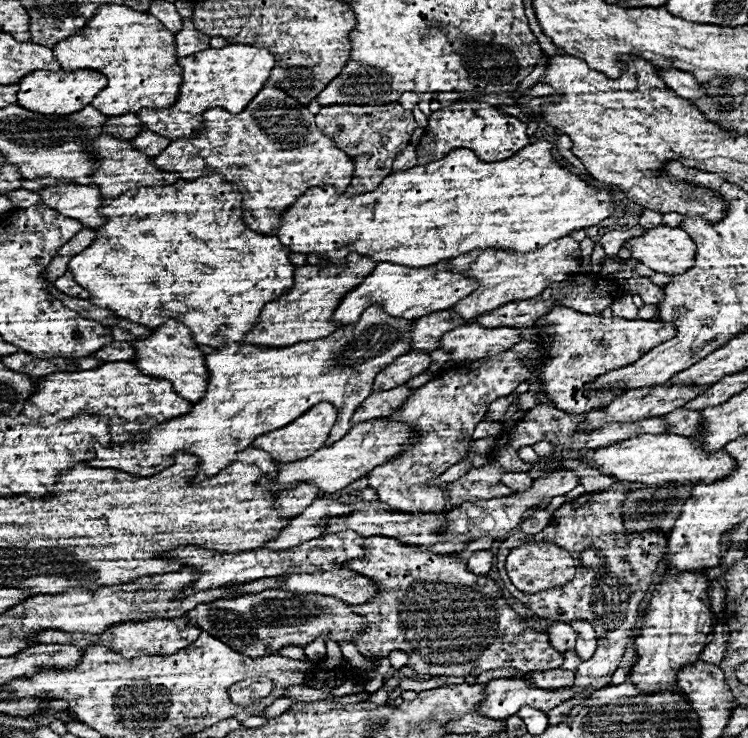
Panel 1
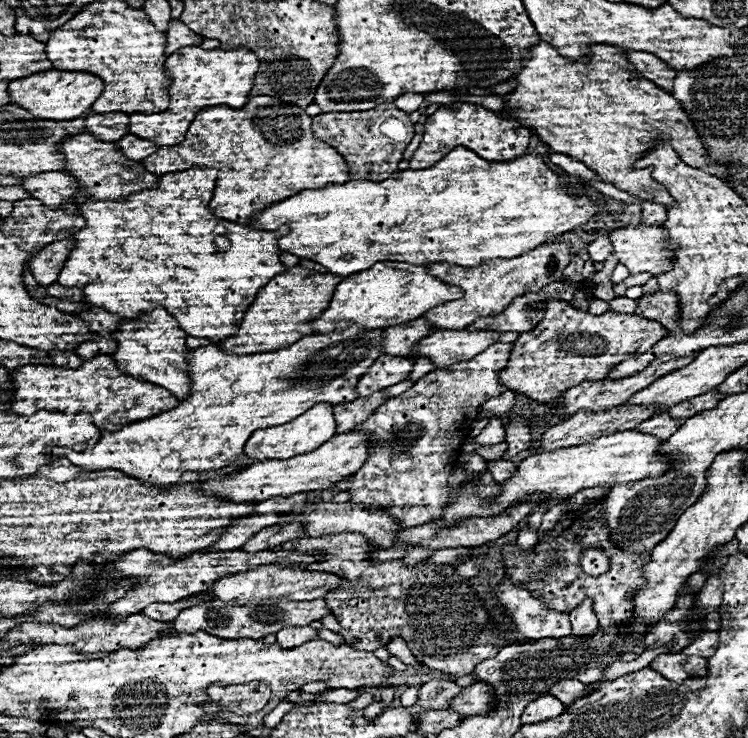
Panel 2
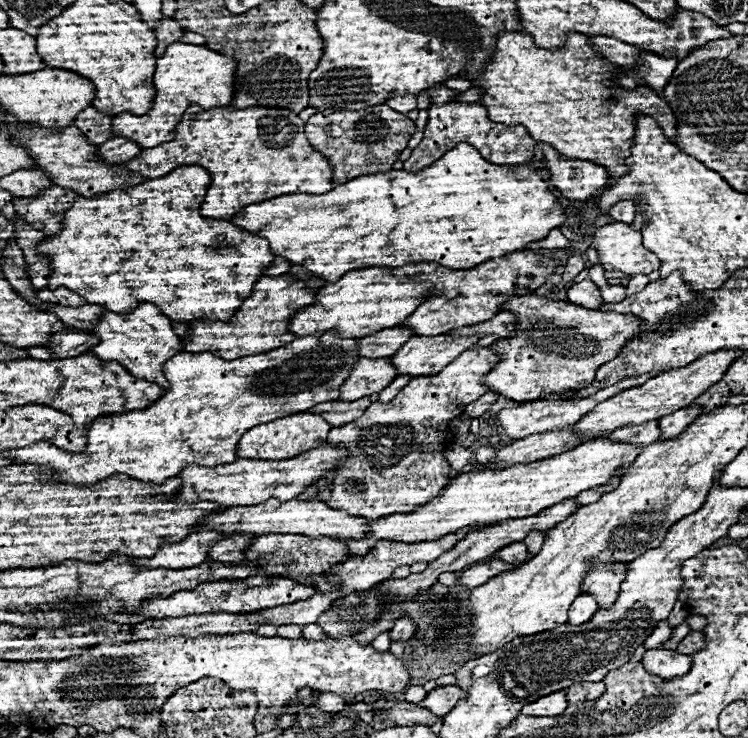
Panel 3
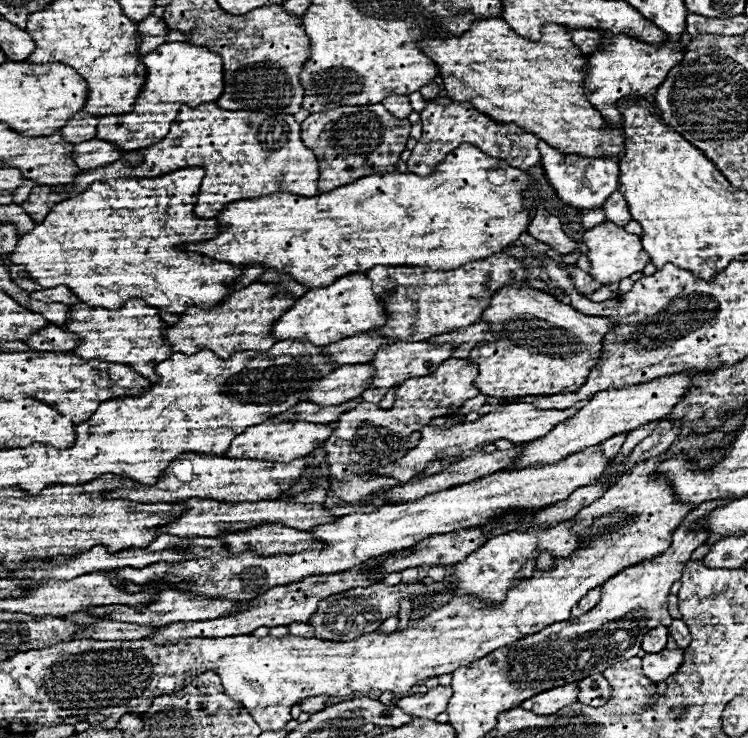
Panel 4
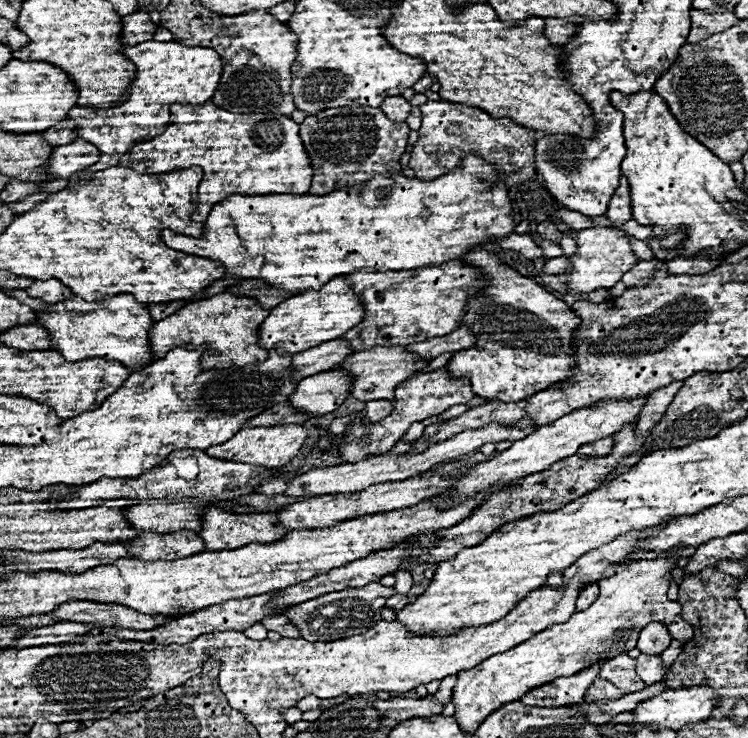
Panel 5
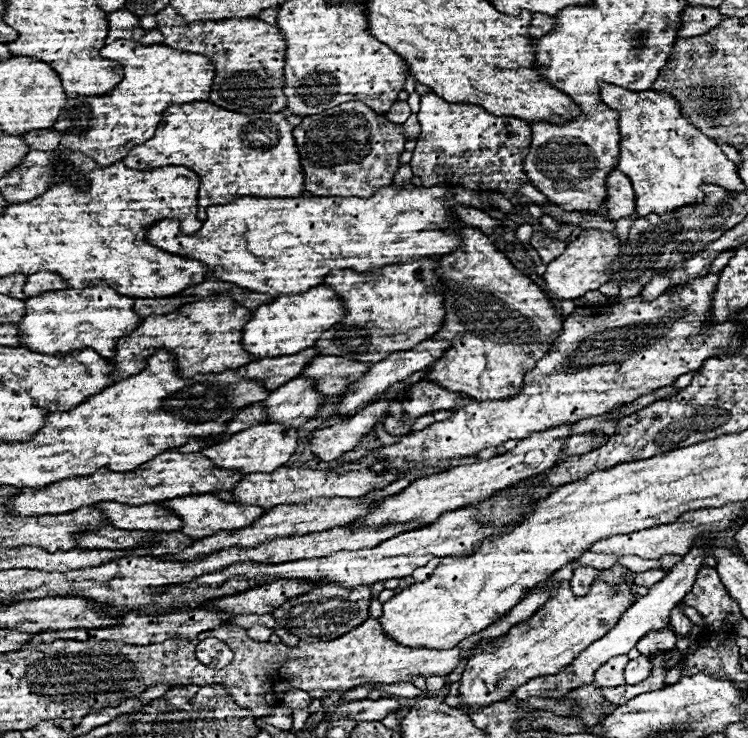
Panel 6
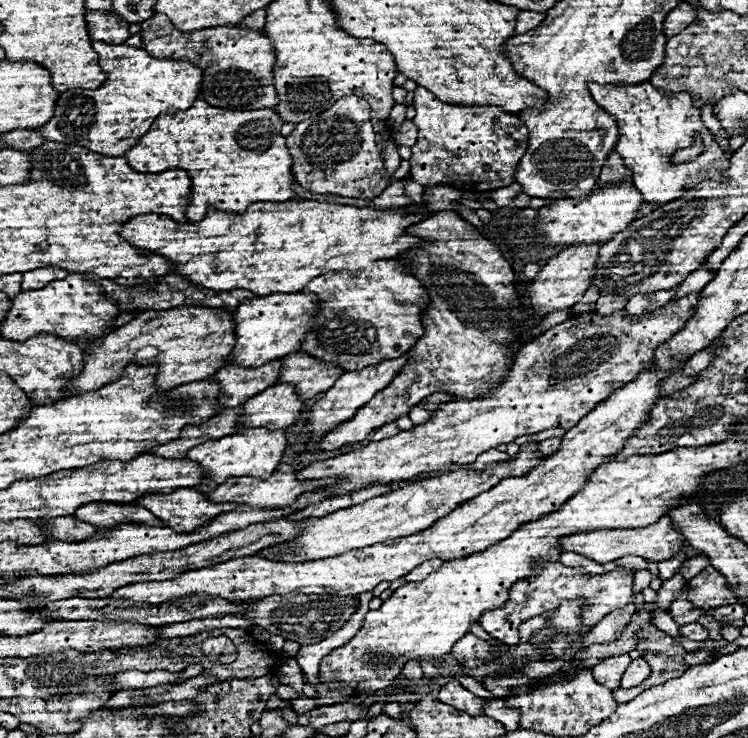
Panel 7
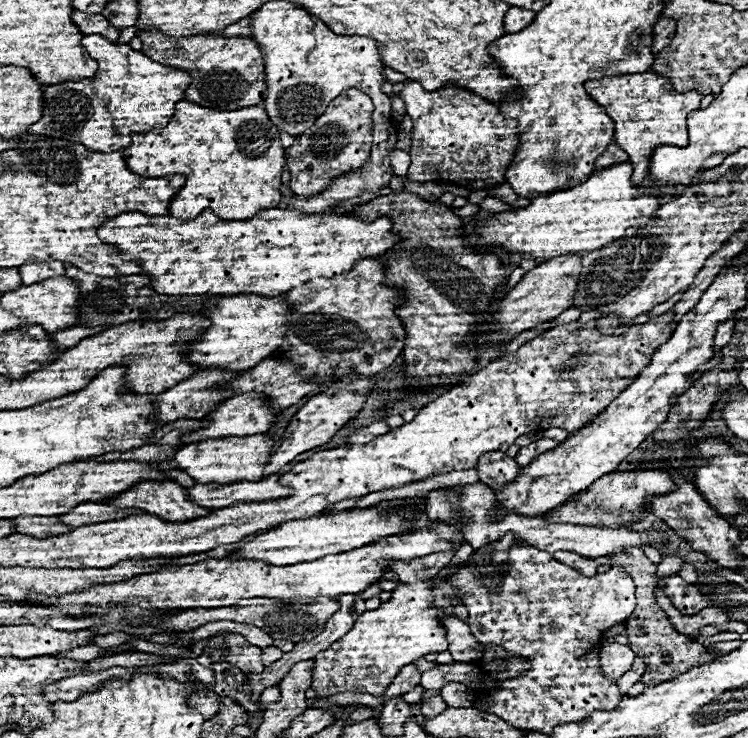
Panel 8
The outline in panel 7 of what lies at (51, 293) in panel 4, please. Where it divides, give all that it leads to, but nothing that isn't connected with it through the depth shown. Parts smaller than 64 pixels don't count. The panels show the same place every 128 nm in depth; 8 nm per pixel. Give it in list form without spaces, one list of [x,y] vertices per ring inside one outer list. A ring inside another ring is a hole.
[[[44,266],[40,270],[32,270],[32,272],[24,272],[24,280],[22,280],[22,290],[36,290],[36,286],[46,286],[48,282],[52,282],[52,278],[66,278],[68,272],[56,266]]]

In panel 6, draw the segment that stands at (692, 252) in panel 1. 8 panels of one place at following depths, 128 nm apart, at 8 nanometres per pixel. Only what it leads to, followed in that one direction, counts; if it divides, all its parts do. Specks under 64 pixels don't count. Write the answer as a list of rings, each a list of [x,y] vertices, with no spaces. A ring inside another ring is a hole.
[[[584,230],[574,242],[568,244],[566,252],[552,260],[546,268],[546,286],[558,300],[574,300],[584,296],[590,290],[598,290],[602,284],[610,282],[612,262],[620,258],[620,240],[612,232],[602,230]]]

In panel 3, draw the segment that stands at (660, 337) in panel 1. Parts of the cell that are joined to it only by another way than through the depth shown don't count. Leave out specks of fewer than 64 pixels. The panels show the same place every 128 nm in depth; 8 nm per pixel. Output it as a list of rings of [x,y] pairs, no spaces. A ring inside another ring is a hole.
[[[536,294],[530,296],[516,296],[508,300],[504,310],[510,310],[516,314],[516,336],[504,338],[494,342],[490,348],[500,356],[500,362],[484,376],[484,384],[506,398],[518,400],[518,402],[530,402],[548,398],[550,394],[560,394],[566,390],[582,390],[584,386],[590,386],[594,382],[596,370],[616,358],[620,350],[636,338],[636,334],[644,332],[644,322],[640,318],[632,318],[632,314],[616,314],[616,312],[600,312],[600,310],[586,310],[570,302],[562,300],[548,300]]]

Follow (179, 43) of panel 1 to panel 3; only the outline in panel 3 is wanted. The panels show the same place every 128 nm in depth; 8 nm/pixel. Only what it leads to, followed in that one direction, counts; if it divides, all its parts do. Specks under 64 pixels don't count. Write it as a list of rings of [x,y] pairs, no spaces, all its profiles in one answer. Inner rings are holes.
[[[164,18],[162,24],[158,28],[154,28],[154,34],[156,34],[156,40],[158,40],[158,46],[156,46],[154,54],[160,58],[170,44],[180,42],[180,38],[186,34],[186,30],[176,20]]]

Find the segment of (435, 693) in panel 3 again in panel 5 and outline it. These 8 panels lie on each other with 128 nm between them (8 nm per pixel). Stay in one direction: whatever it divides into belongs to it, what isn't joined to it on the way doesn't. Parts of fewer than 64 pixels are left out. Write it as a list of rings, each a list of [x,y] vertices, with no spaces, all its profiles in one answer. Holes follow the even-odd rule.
[[[390,698],[390,700],[374,700],[372,706],[384,714],[384,718],[392,720],[408,720],[420,718],[420,714],[440,714],[444,704],[432,698]]]

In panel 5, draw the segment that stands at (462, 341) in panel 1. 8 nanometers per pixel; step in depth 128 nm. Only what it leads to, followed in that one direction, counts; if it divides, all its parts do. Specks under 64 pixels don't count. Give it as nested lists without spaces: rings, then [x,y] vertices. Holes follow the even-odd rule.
[[[374,346],[372,350],[362,350],[350,356],[346,362],[338,366],[338,370],[348,370],[354,374],[354,386],[352,386],[352,396],[370,402],[370,400],[392,400],[394,398],[394,388],[410,378],[412,374],[424,370],[428,362],[420,362],[416,354],[408,352],[404,346]]]

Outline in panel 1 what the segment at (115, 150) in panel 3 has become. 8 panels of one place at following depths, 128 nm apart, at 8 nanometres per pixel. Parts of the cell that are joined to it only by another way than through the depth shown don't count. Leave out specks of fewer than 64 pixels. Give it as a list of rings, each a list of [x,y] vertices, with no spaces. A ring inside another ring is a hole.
[[[144,130],[142,134],[138,134],[132,144],[136,146],[136,150],[144,150],[144,154],[160,154],[160,150],[164,150],[164,146],[170,146],[170,140],[156,134],[156,132],[150,132],[150,130]]]

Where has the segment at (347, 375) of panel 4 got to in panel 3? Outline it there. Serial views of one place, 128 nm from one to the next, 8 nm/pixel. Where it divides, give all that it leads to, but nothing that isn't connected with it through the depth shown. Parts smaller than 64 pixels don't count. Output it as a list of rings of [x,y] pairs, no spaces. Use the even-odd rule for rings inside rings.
[[[360,358],[352,368],[350,378],[340,388],[340,400],[352,402],[368,394],[382,392],[396,376],[396,368],[388,358]]]

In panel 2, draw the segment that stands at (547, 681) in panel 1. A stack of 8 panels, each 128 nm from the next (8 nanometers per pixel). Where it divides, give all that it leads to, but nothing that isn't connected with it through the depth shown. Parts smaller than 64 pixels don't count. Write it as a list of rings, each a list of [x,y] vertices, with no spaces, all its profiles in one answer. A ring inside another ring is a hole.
[[[568,680],[568,682],[558,682],[556,686],[548,688],[548,694],[552,694],[554,698],[560,698],[564,704],[568,704],[568,702],[572,702],[574,698],[582,696],[584,690],[586,690],[584,684],[580,684],[580,682],[576,682],[576,680]]]

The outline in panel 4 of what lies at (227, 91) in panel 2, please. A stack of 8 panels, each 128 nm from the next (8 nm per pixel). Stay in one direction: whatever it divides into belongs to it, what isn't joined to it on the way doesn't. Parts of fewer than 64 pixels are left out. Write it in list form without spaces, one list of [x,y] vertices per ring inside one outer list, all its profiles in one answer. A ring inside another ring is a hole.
[[[166,42],[158,46],[158,52],[142,56],[142,62],[148,68],[148,76],[134,110],[126,114],[100,116],[98,120],[98,138],[116,144],[122,150],[138,150],[152,146],[152,142],[160,142],[160,138],[168,134],[170,124],[176,120],[182,104],[200,106],[216,102],[224,88],[222,58],[204,46],[194,46],[188,42]]]

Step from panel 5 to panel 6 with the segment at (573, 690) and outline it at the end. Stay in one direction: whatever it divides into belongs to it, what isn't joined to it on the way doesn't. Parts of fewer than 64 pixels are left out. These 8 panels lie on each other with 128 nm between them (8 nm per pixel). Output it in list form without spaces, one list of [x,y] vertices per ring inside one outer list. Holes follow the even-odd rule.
[[[694,546],[682,562],[678,562],[676,566],[670,568],[668,576],[662,578],[658,584],[650,586],[648,588],[648,594],[638,598],[626,612],[624,616],[620,618],[620,622],[606,634],[602,636],[600,640],[592,642],[586,650],[582,650],[576,660],[566,666],[566,672],[560,672],[560,674],[554,674],[554,676],[540,676],[540,678],[534,678],[522,686],[518,686],[514,690],[514,696],[518,700],[528,700],[528,698],[562,698],[564,694],[568,694],[568,690],[574,690],[574,688],[580,688],[580,686],[590,686],[594,682],[594,672],[604,664],[608,662],[608,658],[612,656],[618,656],[618,654],[628,654],[630,648],[636,646],[636,642],[648,634],[650,630],[660,630],[660,628],[666,628],[668,626],[668,620],[670,620],[670,610],[674,606],[678,606],[684,598],[684,594],[688,594],[688,590],[692,588],[692,582],[696,580],[696,574],[704,562],[704,558],[708,556],[708,546]]]

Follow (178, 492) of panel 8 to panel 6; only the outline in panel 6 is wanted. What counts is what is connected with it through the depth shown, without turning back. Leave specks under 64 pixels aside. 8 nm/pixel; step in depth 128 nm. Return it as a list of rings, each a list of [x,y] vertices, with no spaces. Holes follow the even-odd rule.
[[[198,494],[198,496],[188,496],[188,498],[172,498],[168,502],[162,502],[166,508],[174,510],[180,514],[184,528],[182,532],[192,536],[194,540],[208,538],[212,534],[220,532],[230,532],[230,530],[242,530],[246,526],[252,526],[266,510],[260,510],[260,506],[237,504],[233,502],[224,502],[216,498],[214,494]]]

